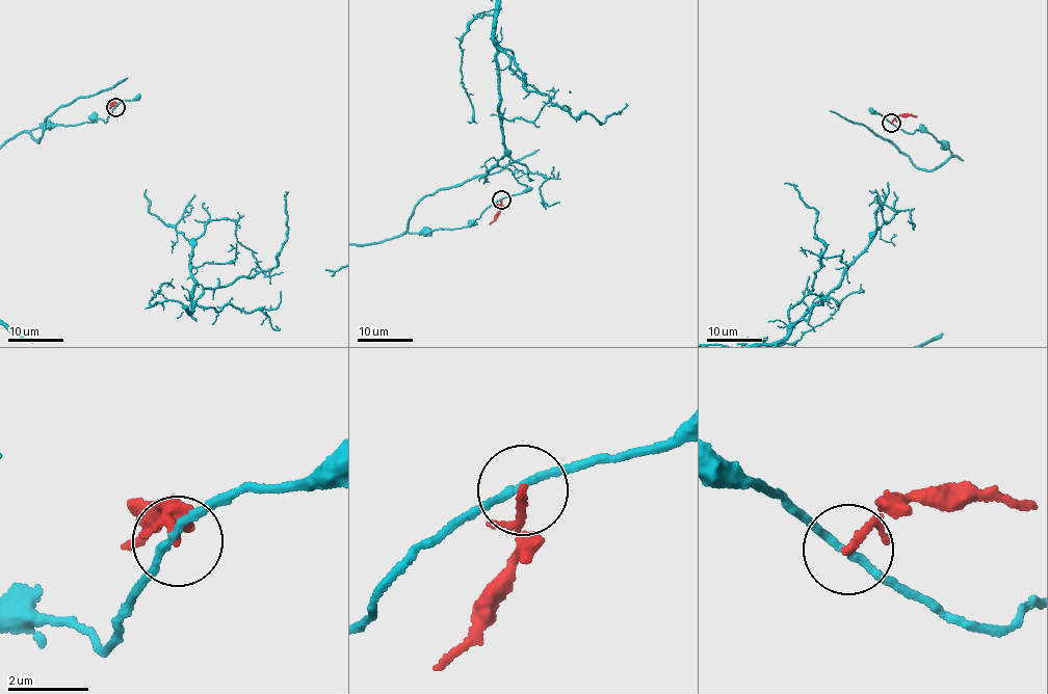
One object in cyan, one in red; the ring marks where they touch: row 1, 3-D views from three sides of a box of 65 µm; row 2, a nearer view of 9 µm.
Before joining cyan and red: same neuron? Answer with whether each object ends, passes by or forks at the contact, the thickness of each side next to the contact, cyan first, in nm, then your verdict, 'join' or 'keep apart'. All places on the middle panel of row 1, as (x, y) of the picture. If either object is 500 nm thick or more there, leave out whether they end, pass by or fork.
cyan passes by; red ends; calibres 170 and 170 nm; keep apart

